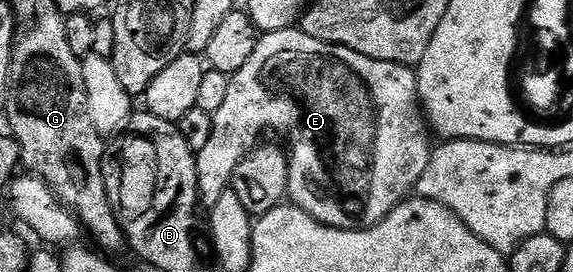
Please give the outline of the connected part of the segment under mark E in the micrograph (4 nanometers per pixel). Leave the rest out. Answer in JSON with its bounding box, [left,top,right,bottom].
[196,29,431,231]

